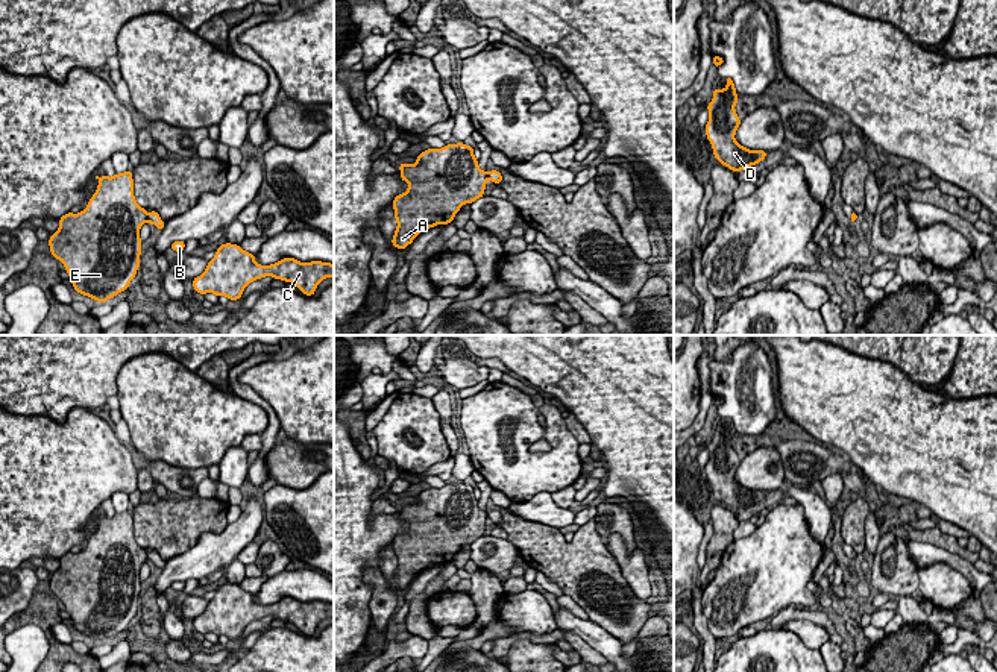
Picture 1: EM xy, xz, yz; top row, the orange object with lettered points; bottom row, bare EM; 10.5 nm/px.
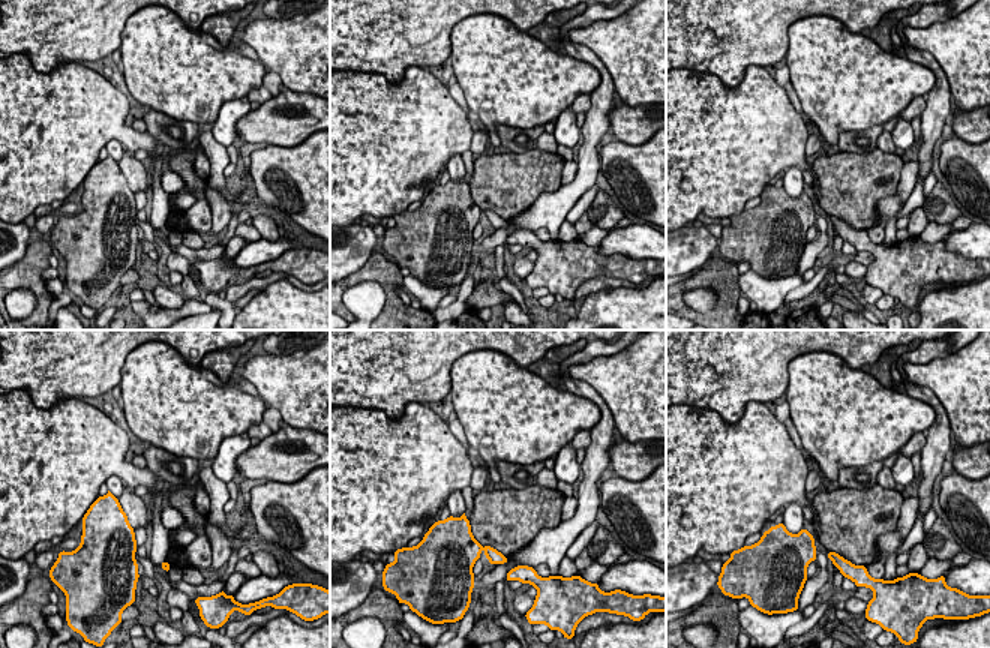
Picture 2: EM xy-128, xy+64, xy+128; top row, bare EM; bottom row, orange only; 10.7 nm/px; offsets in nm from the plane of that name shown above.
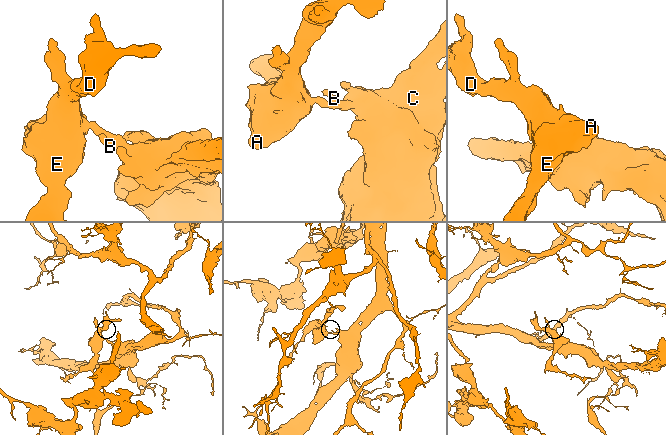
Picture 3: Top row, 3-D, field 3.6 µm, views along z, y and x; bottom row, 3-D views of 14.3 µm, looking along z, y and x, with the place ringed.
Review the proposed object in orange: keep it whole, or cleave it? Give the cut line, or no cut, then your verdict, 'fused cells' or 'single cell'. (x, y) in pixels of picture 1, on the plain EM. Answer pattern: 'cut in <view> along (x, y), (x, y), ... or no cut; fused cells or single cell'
cut in xy along (146, 555), (147, 560); fused cells

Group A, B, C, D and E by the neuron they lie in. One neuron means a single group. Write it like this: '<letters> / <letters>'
A D E / B C

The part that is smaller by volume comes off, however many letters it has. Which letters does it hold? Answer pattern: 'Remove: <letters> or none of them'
Remove: A, D, E

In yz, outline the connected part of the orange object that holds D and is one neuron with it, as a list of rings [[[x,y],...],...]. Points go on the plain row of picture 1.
[[[728,417],[724,429],[713,429],[713,438],[707,444],[710,455],[704,467],[715,498],[736,513],[759,504],[768,495],[768,491],[750,490],[736,482],[734,473],[741,464],[734,451],[738,440],[734,423]]]

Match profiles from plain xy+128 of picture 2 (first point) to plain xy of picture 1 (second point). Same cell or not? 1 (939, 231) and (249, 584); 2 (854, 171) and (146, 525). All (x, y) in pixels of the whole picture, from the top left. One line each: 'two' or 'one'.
1: one
2: one

